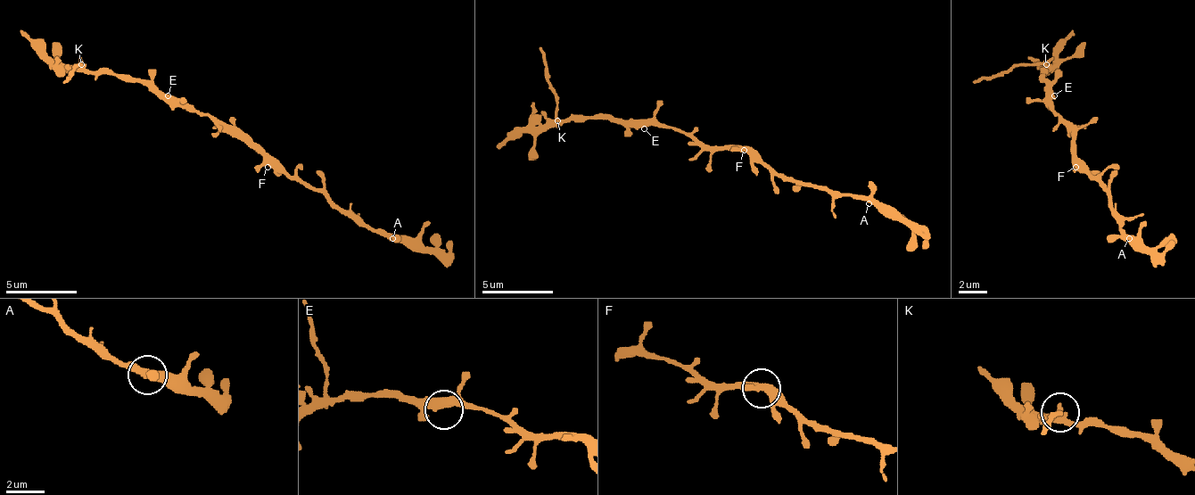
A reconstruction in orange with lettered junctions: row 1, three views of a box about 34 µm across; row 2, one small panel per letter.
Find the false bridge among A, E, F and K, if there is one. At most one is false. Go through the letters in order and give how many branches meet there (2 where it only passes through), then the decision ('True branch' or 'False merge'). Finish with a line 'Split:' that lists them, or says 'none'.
A: Branches: 3. True branch
E: Branches: 3. True branch
F: Branches: 3. True branch
K: Branches: 3. False merge
Split: K

